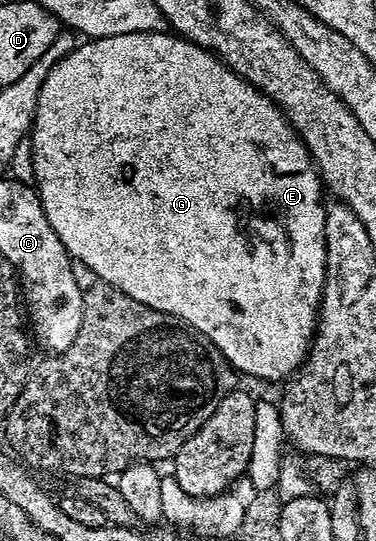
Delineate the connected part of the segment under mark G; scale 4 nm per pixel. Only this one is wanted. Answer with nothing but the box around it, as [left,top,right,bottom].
[30,31,317,381]

